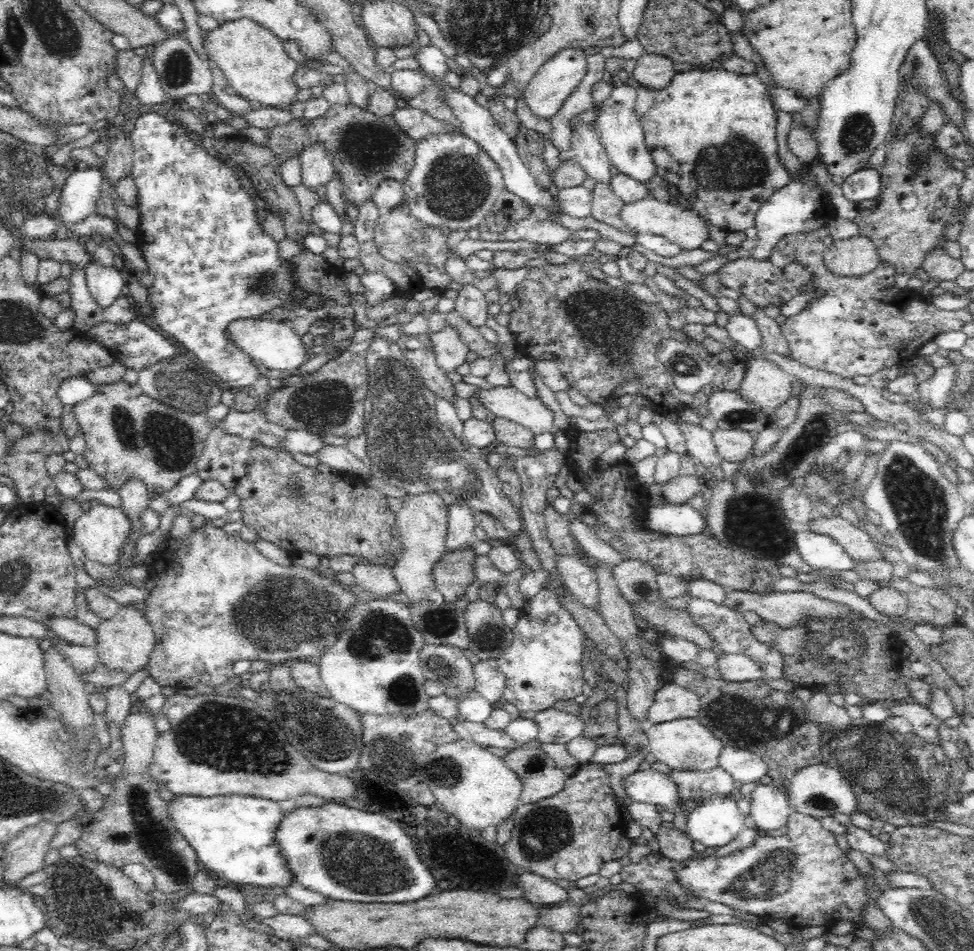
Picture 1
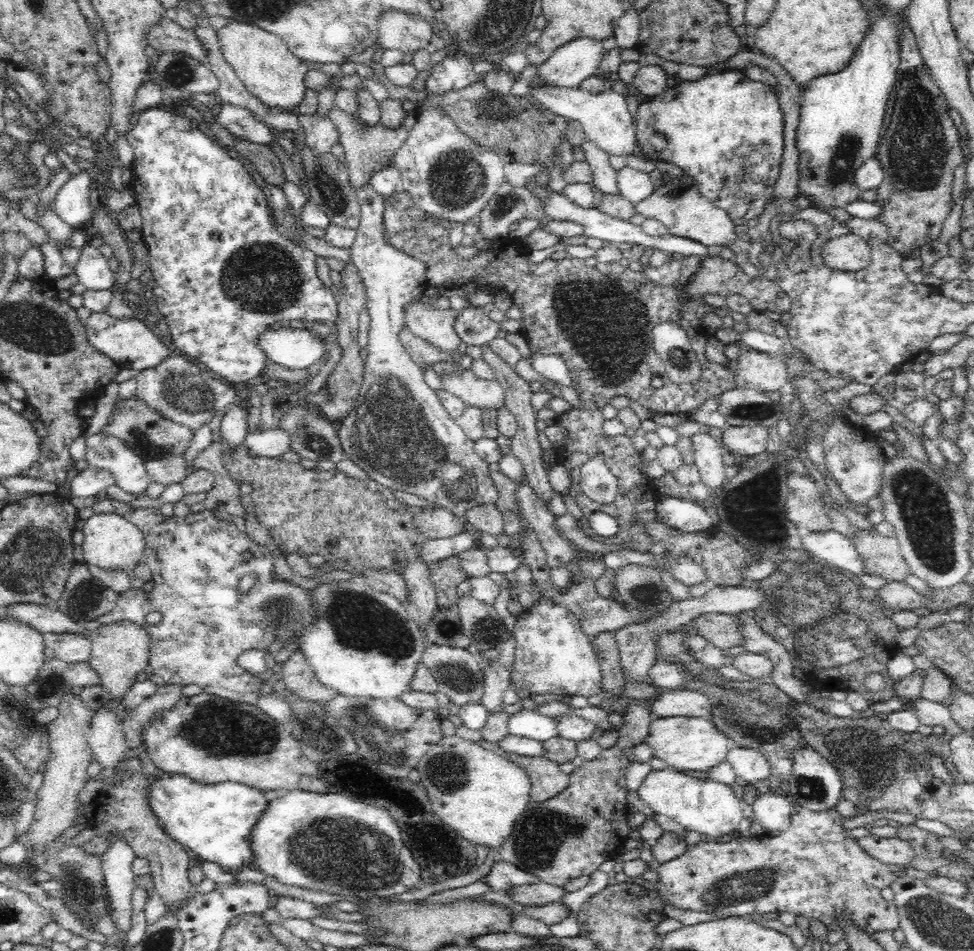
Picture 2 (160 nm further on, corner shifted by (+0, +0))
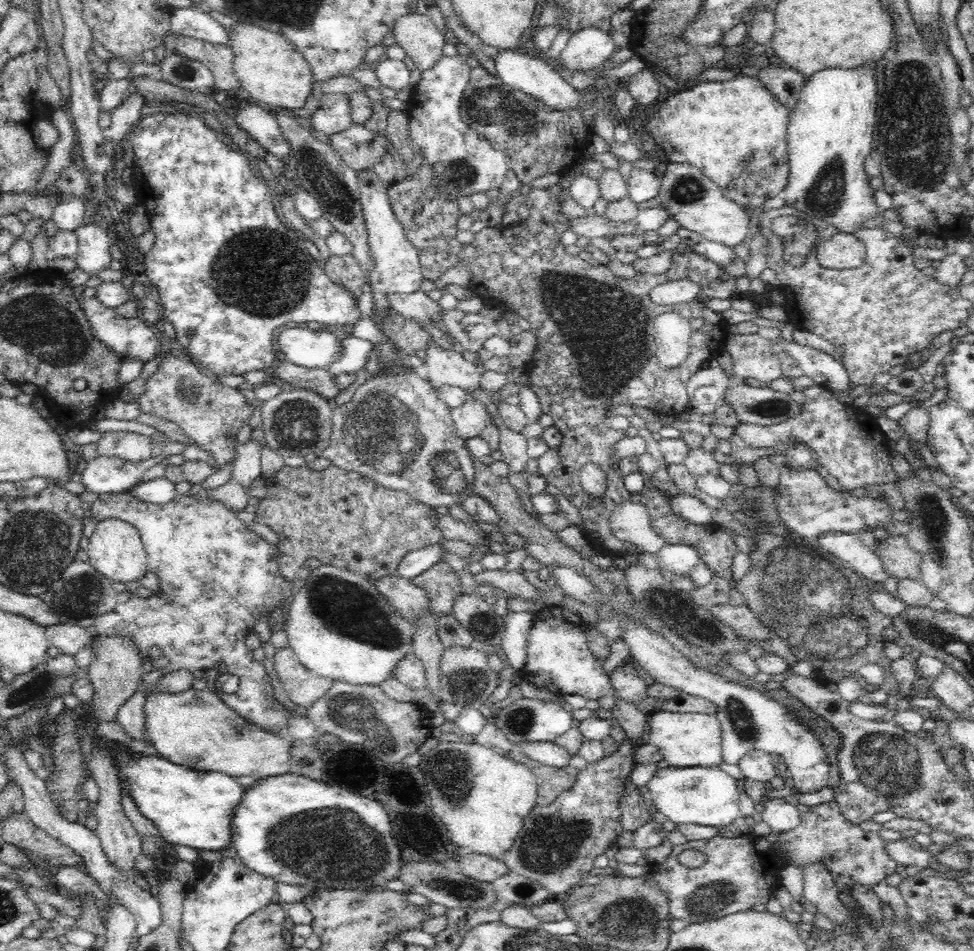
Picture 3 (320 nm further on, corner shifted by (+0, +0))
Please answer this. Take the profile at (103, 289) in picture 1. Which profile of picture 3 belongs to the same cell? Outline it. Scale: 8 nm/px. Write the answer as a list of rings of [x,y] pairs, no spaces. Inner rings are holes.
[[[91,221],[80,225],[75,233],[79,242],[76,261],[80,270],[90,276],[96,276],[96,272],[109,268],[111,262],[110,246],[116,242],[108,230]]]

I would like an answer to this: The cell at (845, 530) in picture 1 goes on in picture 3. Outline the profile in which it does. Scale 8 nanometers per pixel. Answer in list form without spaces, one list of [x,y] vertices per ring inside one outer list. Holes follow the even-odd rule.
[[[891,535],[885,541],[878,541],[874,551],[888,575],[898,579],[919,580],[921,556],[908,547],[904,535]]]

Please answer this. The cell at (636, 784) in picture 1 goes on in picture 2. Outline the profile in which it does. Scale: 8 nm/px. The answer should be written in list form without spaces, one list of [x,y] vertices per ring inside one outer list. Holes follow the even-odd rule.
[[[670,767],[650,771],[637,792],[655,814],[670,816],[686,829],[692,829],[700,835],[706,834],[708,842],[716,842],[716,838],[735,832],[744,818],[744,802],[734,795],[730,785],[713,779],[702,780]]]

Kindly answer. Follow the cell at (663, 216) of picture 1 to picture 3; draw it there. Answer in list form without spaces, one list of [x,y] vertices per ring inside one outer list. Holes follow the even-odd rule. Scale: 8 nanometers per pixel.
[[[669,163],[659,188],[664,210],[670,212],[682,228],[697,232],[713,243],[735,247],[750,237],[748,224],[752,210],[744,210],[730,199],[726,199],[720,187],[704,176],[700,169],[687,163]]]

